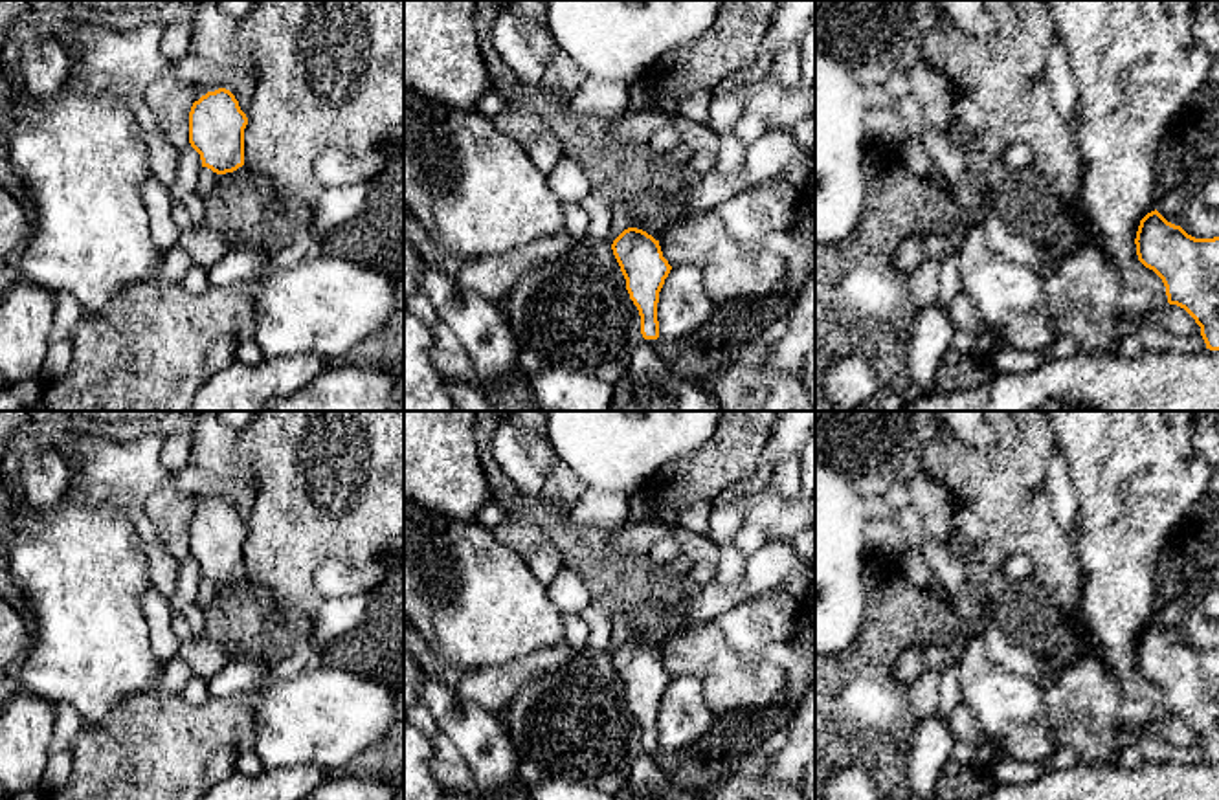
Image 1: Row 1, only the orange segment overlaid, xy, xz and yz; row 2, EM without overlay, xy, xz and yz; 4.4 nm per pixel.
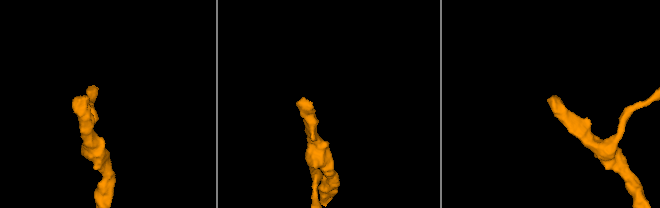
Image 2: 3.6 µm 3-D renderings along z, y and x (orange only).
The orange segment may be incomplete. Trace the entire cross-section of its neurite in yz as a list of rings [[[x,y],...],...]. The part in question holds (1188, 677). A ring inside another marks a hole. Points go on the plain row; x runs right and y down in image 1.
[[[1155,620],[1140,631],[1135,655],[1138,672],[1162,690],[1168,714],[1195,730],[1206,760],[1219,761],[1219,648],[1195,650]]]

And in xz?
[[[628,639],[613,651],[611,661],[626,690],[630,710],[639,721],[643,749],[657,750],[659,703],[672,681],[659,651],[643,640]]]

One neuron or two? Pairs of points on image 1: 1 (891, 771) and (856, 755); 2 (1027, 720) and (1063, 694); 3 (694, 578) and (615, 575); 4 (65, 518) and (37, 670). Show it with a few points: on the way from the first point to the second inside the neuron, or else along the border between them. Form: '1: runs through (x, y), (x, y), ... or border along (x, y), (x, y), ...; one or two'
1: runs through (882, 762), (876, 756), (865, 756); one
2: border along (1043, 687), (1049, 734), (1058, 745); two
3: border along (683, 580), (693, 588); two
4: runs through (65, 556), (65, 632); one

